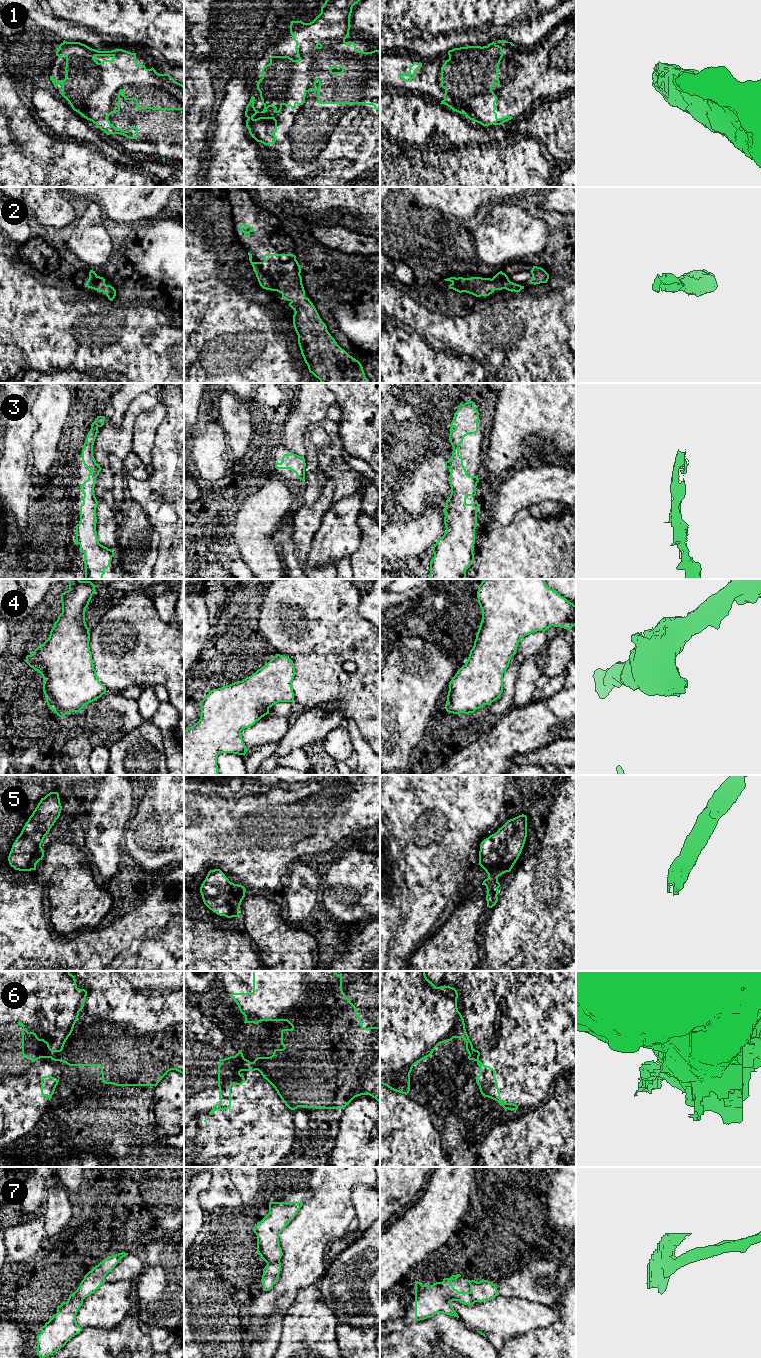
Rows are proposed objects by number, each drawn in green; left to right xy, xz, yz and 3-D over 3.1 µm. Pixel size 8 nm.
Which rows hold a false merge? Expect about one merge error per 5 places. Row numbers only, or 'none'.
7

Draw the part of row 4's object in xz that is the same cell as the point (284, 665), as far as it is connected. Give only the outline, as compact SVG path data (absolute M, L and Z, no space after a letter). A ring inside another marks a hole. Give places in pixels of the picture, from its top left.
M277 654L268 663L242 681L211 690L199 703L201 707L199 721L184 730L184 775L219 775L217 757L220 753L245 756L247 749L241 737L241 731L253 726L262 717L269 714L269 708L278 702L293 703L292 681L294 676L295 666L293 661L287 656Z

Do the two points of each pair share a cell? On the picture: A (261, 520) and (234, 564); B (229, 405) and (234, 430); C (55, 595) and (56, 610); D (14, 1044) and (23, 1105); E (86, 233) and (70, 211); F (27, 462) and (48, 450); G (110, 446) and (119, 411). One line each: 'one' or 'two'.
A: two
B: one
C: two
D: two
E: two
F: two
G: two

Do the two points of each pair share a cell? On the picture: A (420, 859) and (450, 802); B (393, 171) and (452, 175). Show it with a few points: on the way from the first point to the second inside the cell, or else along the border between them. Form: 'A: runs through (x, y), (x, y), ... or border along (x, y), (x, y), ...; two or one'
A: border along (435, 795), (444, 841); two
B: runs through (408, 175), (437, 175); one

